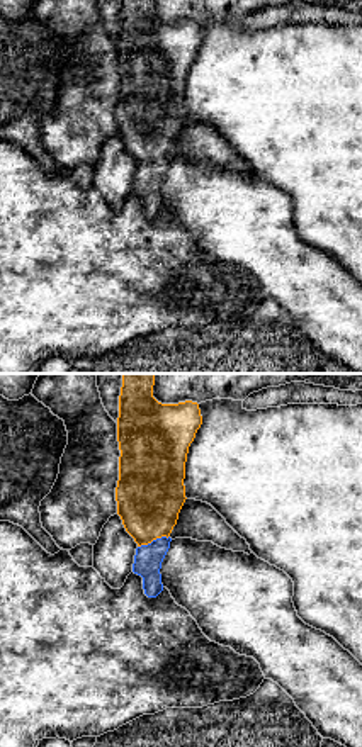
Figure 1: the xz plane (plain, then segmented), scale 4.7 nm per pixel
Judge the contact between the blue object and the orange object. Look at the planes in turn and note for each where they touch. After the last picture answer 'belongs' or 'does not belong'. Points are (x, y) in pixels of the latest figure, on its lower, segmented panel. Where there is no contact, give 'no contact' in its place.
meets blue at (153, 540)

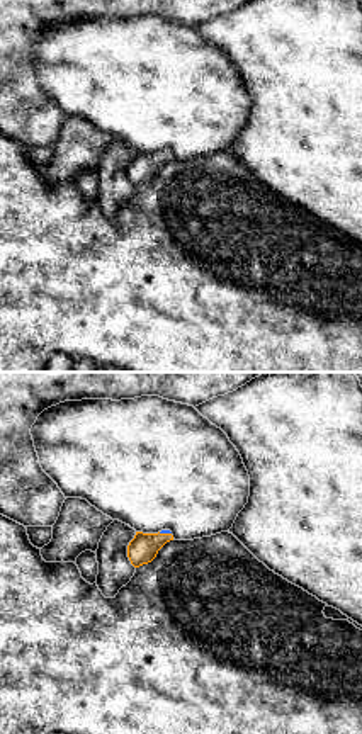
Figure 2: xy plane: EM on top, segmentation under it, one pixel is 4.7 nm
meets blue at (165, 532)

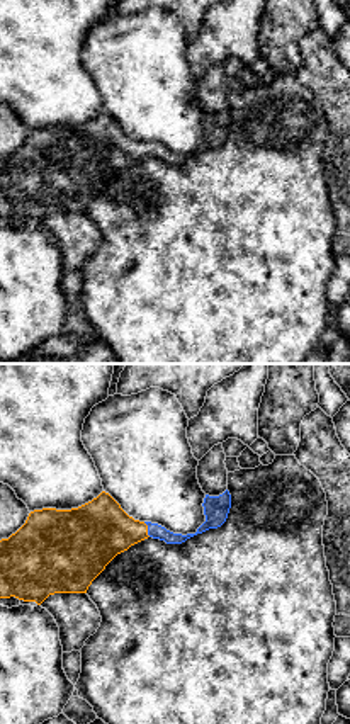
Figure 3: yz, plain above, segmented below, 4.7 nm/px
meets blue at (148, 529)

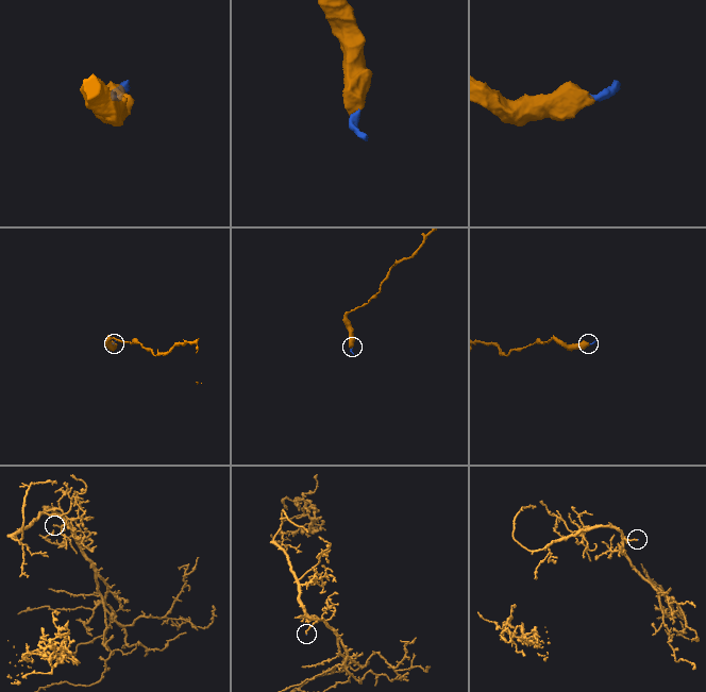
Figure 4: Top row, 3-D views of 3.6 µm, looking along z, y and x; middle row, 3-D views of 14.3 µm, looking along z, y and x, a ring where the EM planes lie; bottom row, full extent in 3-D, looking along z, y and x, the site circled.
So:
belongs

